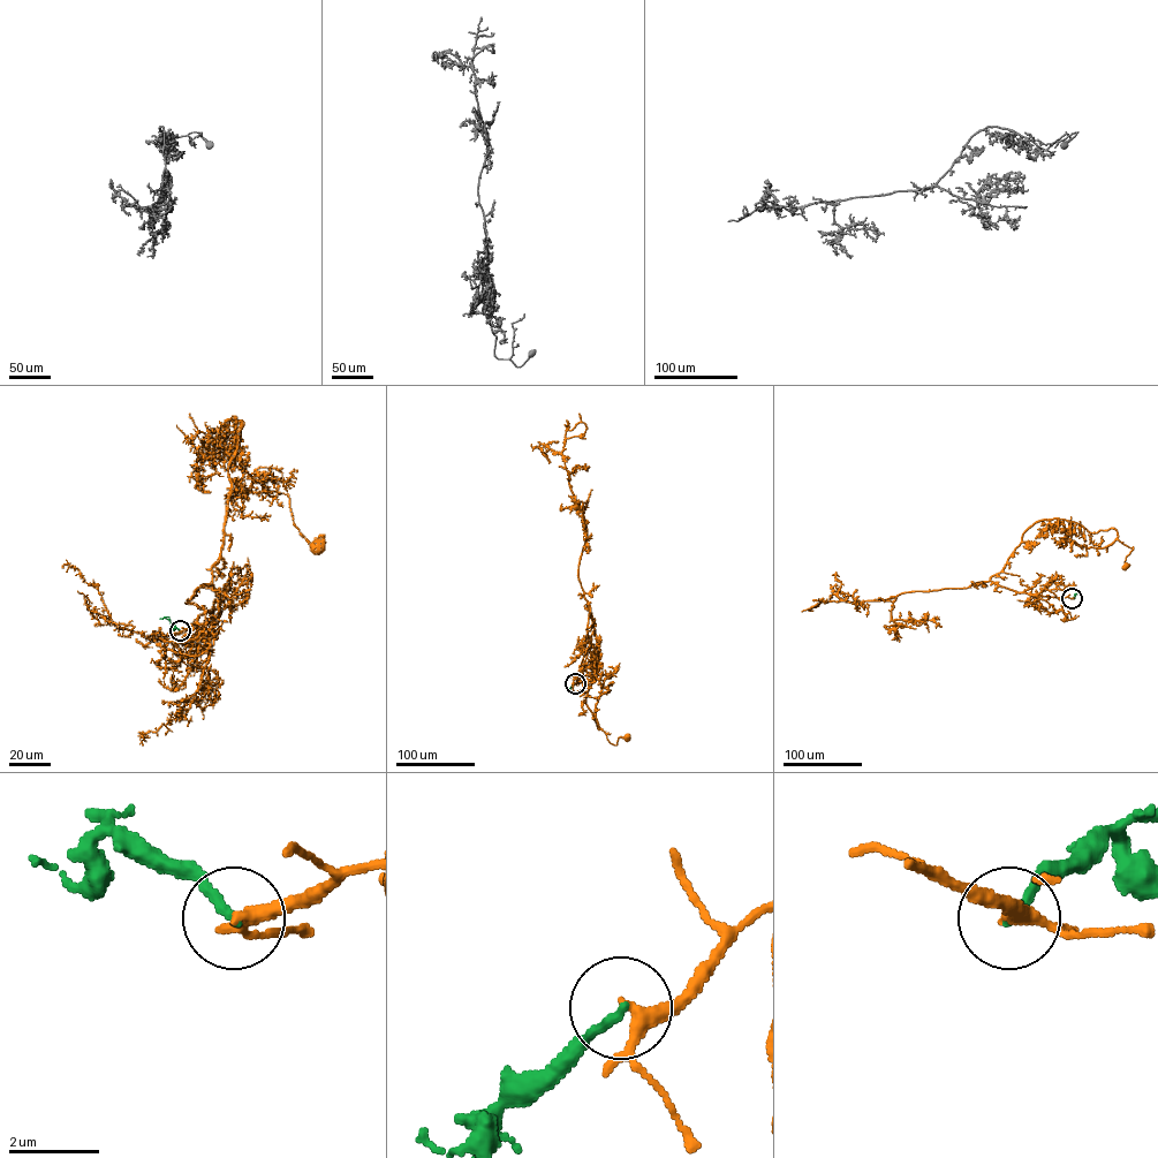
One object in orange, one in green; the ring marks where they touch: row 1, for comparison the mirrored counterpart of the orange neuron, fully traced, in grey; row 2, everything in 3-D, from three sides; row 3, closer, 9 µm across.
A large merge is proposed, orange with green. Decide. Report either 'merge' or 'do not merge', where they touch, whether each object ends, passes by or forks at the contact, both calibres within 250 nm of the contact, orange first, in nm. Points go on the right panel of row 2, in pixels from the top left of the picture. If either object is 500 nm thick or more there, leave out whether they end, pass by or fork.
do not merge | (1072, 598) | orange passes by | green ends | 280/220 nm

